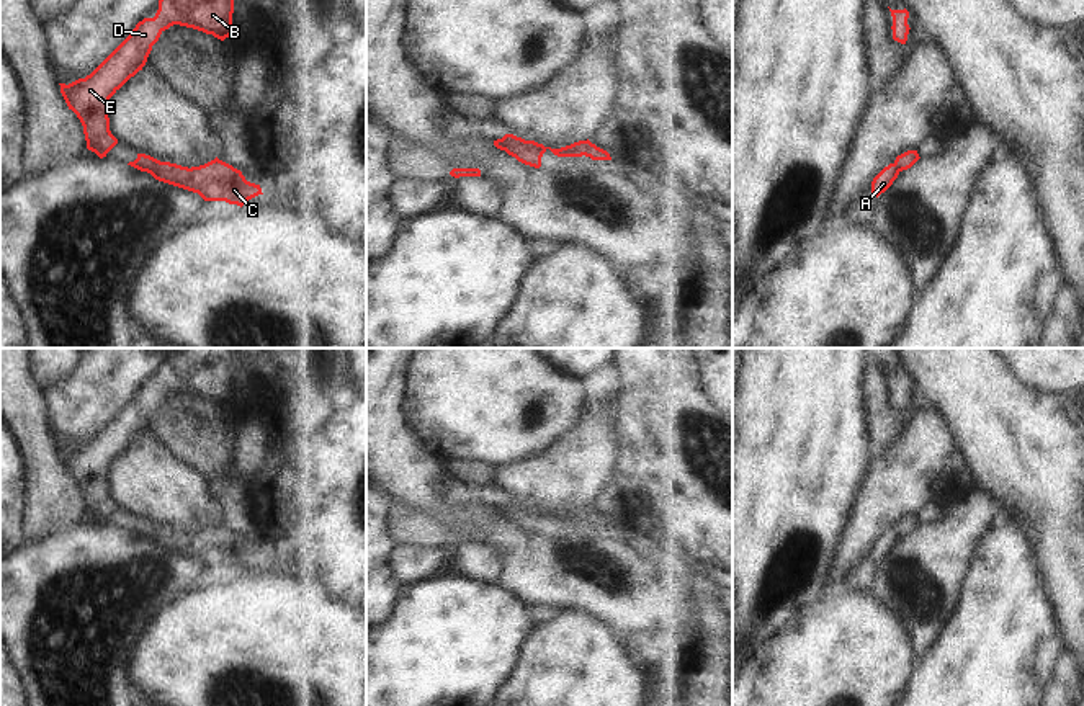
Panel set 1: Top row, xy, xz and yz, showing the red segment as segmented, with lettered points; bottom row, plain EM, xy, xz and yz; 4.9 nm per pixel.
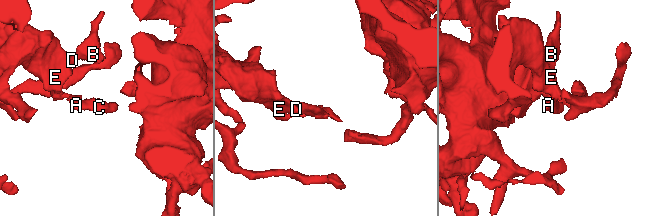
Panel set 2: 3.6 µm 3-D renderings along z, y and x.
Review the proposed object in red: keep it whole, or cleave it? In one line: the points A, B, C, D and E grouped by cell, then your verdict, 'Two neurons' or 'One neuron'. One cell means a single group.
Groups: A B C D E. One neuron

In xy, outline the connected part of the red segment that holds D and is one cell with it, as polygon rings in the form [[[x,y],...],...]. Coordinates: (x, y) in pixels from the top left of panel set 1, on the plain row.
[[[173,348],[154,384],[144,384],[131,400],[85,445],[60,451],[60,459],[83,492],[87,515],[100,525],[118,510],[110,497],[110,464],[147,428],[152,412],[173,391],[224,407],[232,400],[235,348]]]

